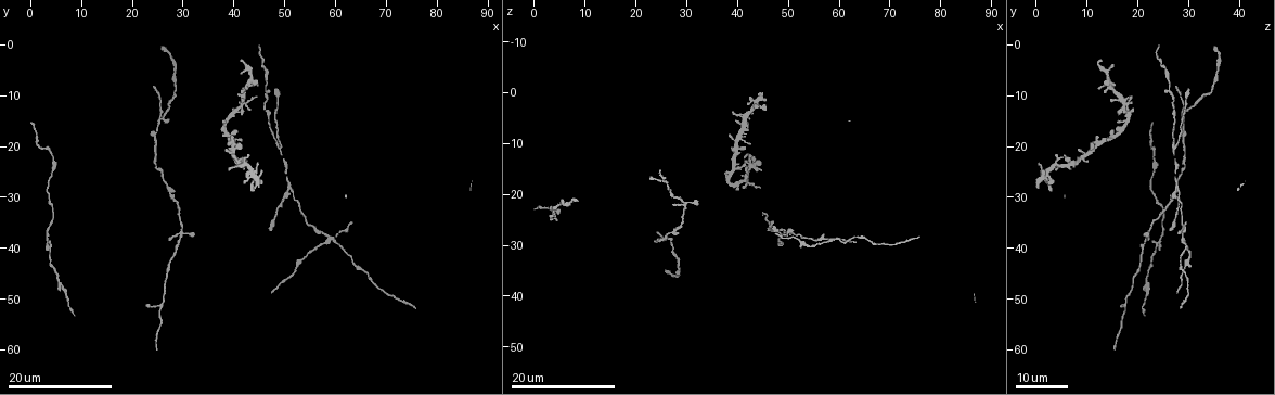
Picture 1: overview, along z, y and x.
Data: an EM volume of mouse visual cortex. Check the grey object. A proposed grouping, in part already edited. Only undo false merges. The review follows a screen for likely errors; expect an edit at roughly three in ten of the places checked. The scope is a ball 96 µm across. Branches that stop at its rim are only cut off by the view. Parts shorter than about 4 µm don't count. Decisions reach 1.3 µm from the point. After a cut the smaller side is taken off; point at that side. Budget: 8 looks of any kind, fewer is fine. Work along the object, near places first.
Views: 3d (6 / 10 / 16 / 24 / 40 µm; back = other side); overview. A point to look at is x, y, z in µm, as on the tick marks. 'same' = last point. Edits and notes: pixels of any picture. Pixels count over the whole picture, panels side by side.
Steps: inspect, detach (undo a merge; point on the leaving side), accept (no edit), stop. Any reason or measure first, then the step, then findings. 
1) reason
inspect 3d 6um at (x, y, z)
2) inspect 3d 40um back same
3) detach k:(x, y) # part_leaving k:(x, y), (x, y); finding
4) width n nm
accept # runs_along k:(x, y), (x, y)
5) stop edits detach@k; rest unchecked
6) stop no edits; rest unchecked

two arms in line, one across
inspect 3d 16um at (51.0, 28.5, 27.5)

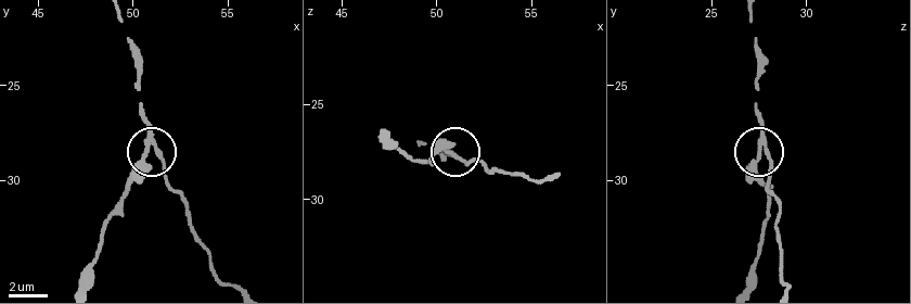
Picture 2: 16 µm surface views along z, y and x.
inspect 3d 10um at (51.1, 28.1, 27.9)

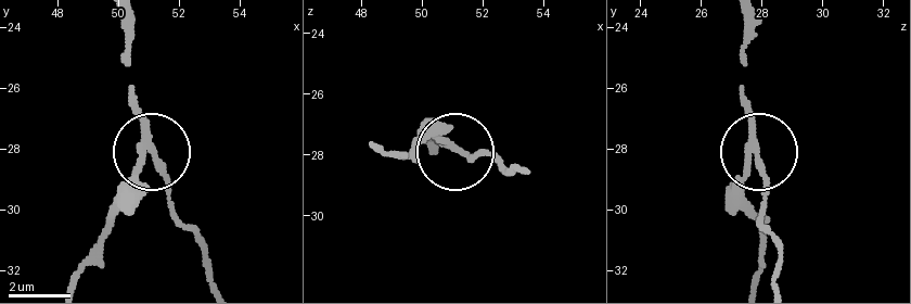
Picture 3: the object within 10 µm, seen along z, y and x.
inspect 3d 10um back at (51.2, 28.1, 27.8)

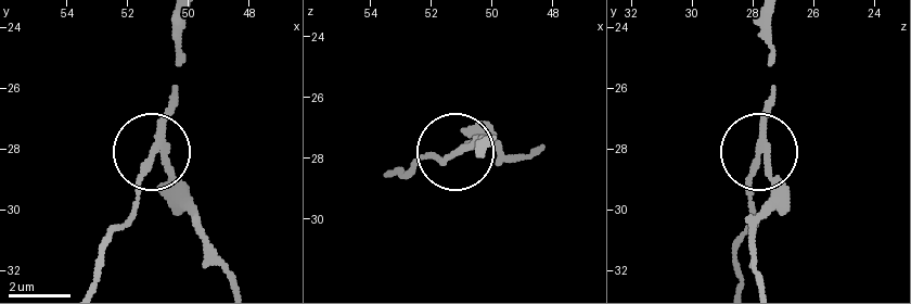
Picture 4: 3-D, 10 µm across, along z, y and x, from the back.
detach 4:(184, 187) # part_leaving 4:(167, 148), (177, 200), (232, 286); a second cell is stuck on

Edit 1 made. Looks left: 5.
three-way junction
inspect 3d 16um at (26.0, 51.0, 17.5)

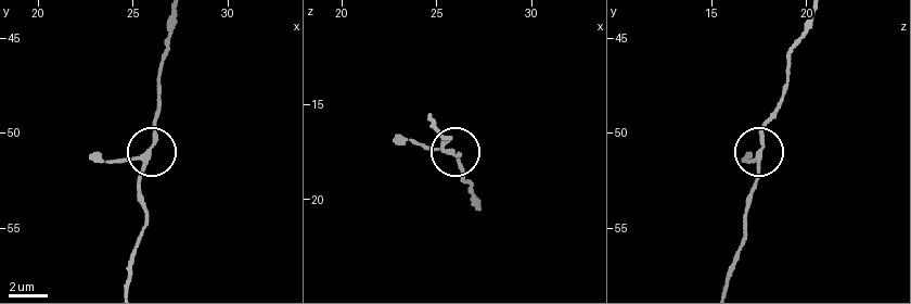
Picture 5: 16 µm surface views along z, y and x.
inspect 3d 6um at (25.6, 51.4, 17.5)

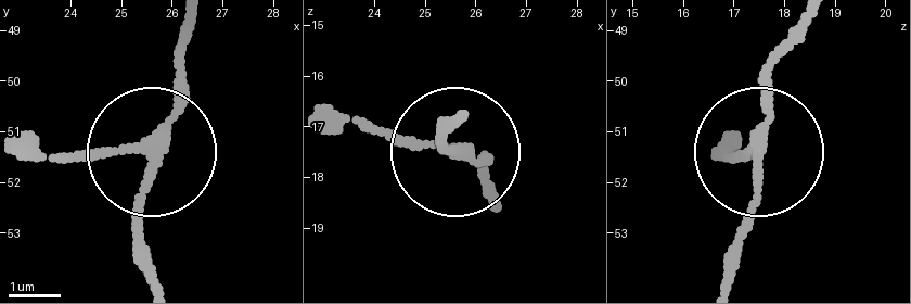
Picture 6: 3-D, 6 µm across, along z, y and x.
side_arm 10 um; arms 3
accept # continuous, no second cell

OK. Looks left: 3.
looks like a crossing
inspect 3d 16um at (59.0, 38.5, 29.0)

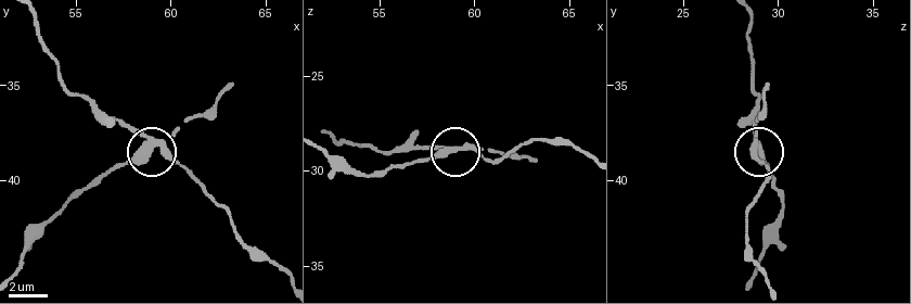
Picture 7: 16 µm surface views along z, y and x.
inspect 3d 10um at (59.0, 38.2, 28.9)

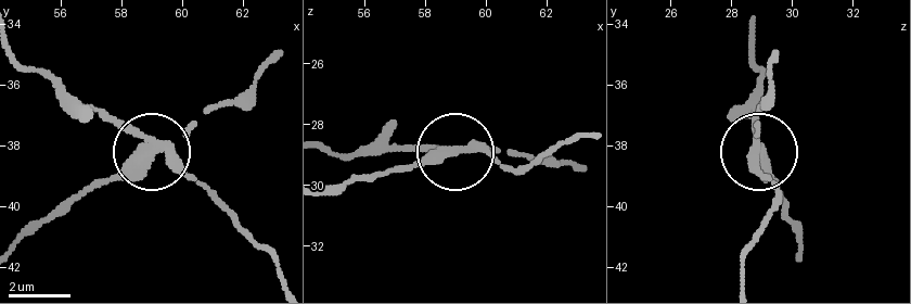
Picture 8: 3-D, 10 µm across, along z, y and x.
side_arm 17 um
detach 8:(118, 172) # part_leaving 8:(153, 150), (86, 186), (23, 236); a second cell is stuck on

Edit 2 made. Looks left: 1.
stop edits detach@4, detach@8; rest unchecked

